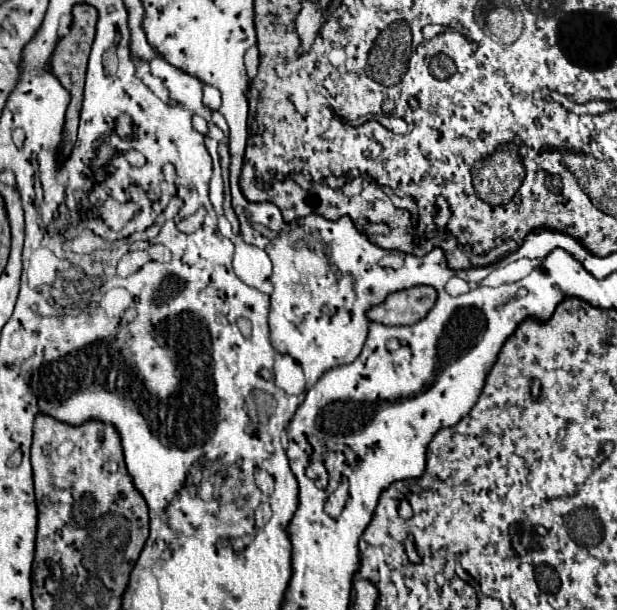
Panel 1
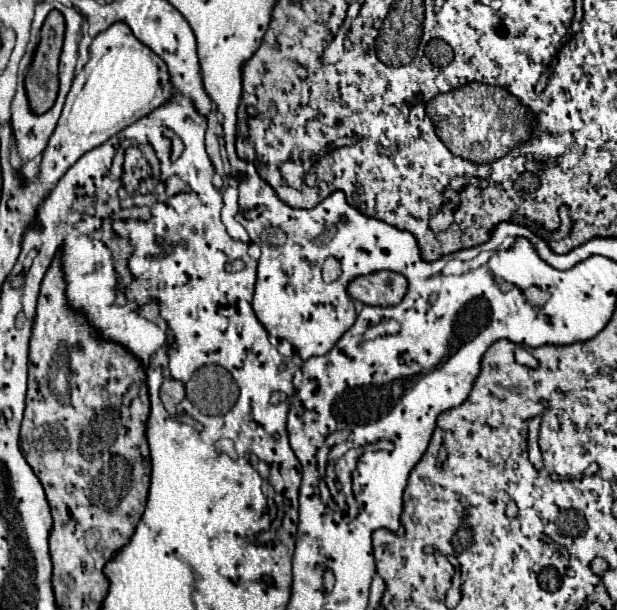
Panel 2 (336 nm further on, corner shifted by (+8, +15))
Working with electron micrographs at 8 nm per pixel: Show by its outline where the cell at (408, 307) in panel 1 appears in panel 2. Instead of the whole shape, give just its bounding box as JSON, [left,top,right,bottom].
[349,270,407,306]

